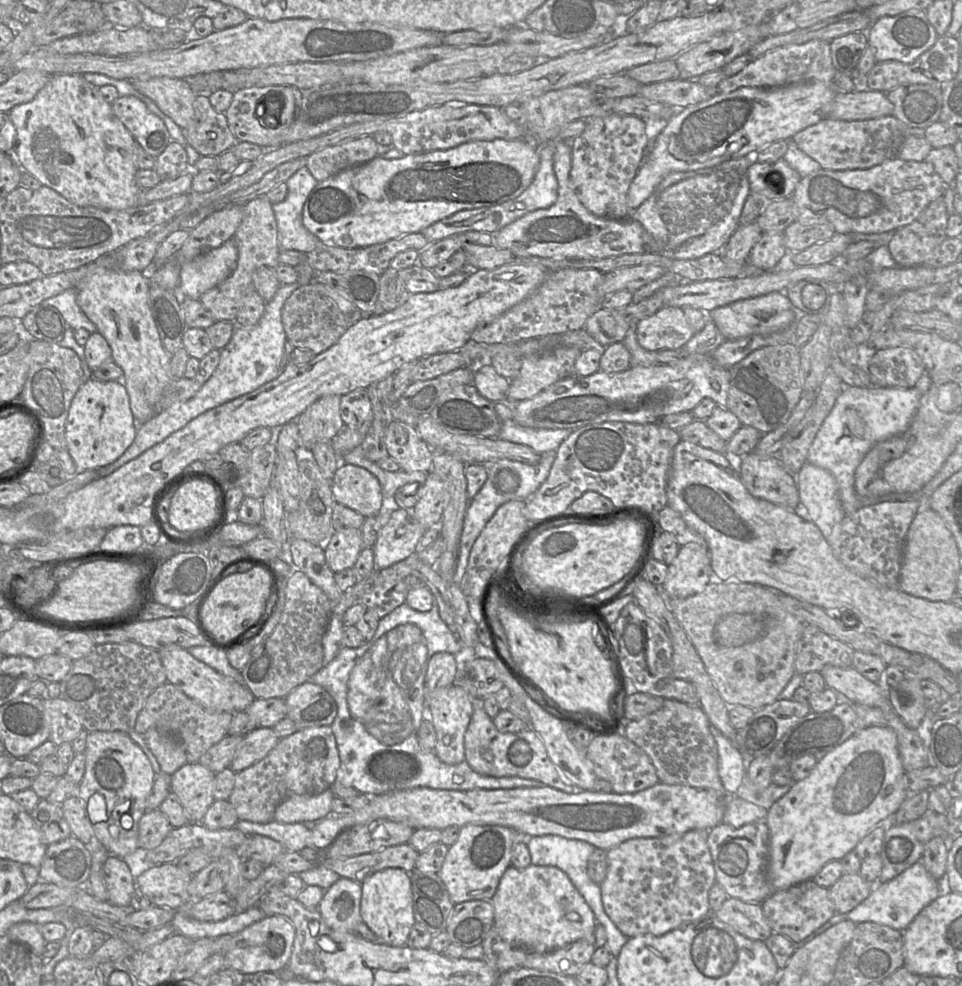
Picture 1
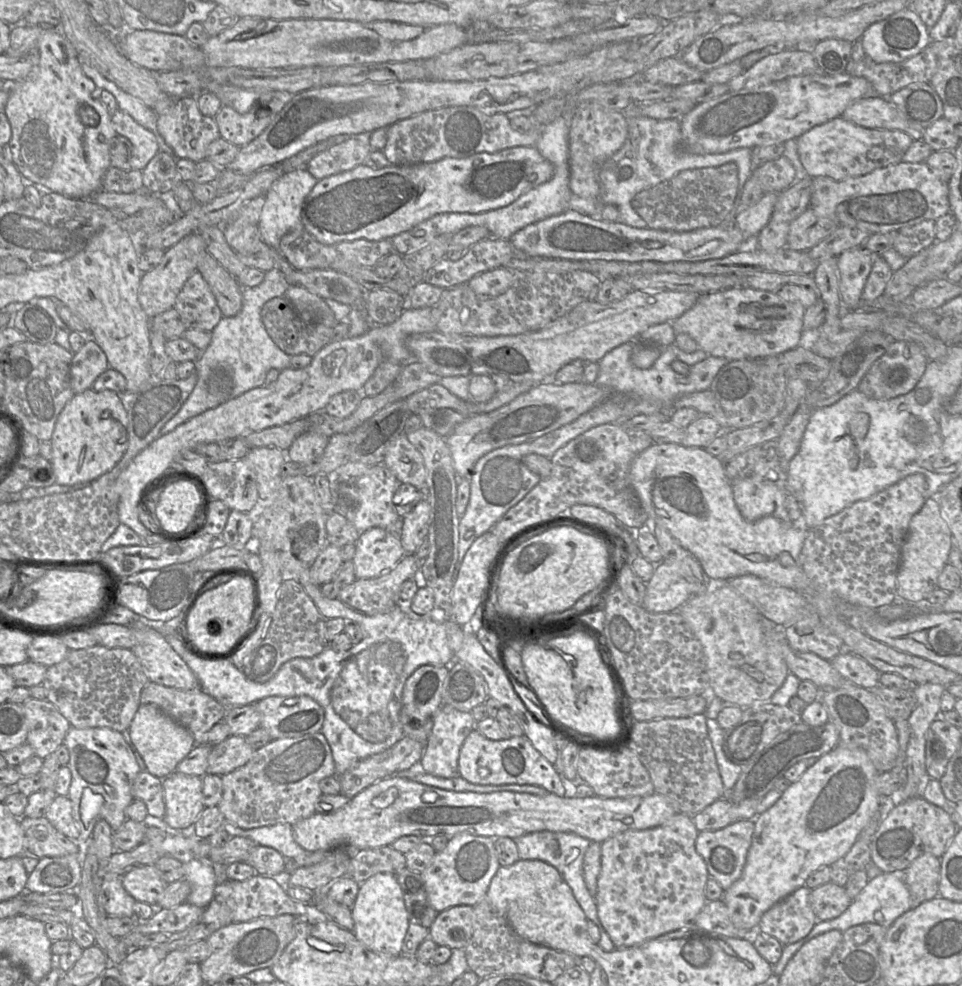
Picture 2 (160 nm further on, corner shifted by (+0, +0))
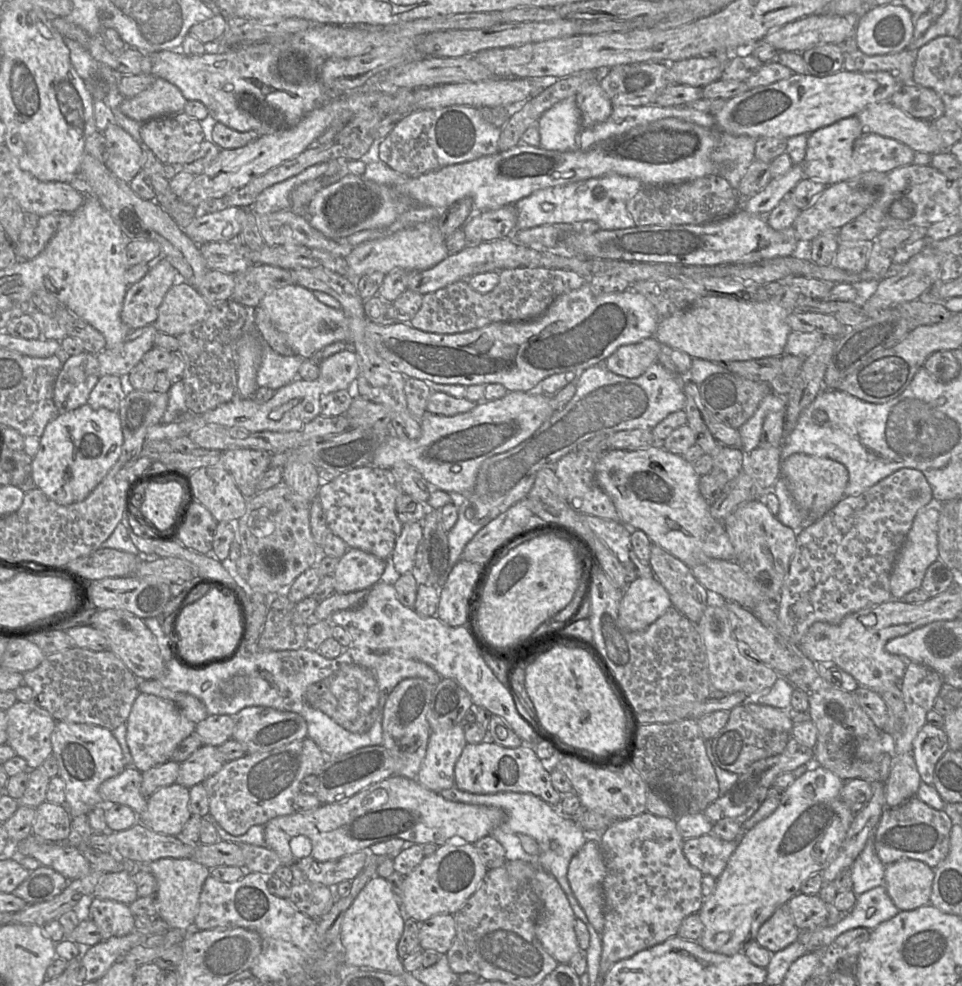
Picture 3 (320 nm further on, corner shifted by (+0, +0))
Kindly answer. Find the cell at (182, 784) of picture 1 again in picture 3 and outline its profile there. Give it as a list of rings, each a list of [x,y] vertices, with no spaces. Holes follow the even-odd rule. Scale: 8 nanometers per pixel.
[[[178,783],[164,786],[147,798],[145,811],[139,814],[139,822],[153,831],[180,836],[191,818],[189,789]]]

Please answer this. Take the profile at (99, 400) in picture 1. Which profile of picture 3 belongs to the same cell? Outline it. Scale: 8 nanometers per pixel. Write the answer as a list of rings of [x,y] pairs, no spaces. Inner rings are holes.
[[[85,404],[75,410],[58,414],[47,424],[39,441],[38,452],[32,461],[32,476],[36,487],[57,504],[80,502],[103,480],[120,456],[123,444],[120,416],[118,412],[105,408],[95,410]]]

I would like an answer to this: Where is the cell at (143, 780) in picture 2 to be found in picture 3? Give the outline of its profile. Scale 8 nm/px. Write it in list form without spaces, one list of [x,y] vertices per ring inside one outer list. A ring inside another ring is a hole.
[[[127,767],[120,774],[104,781],[98,791],[106,805],[127,805],[139,815],[147,807],[147,798],[141,793],[142,780],[141,771]]]

